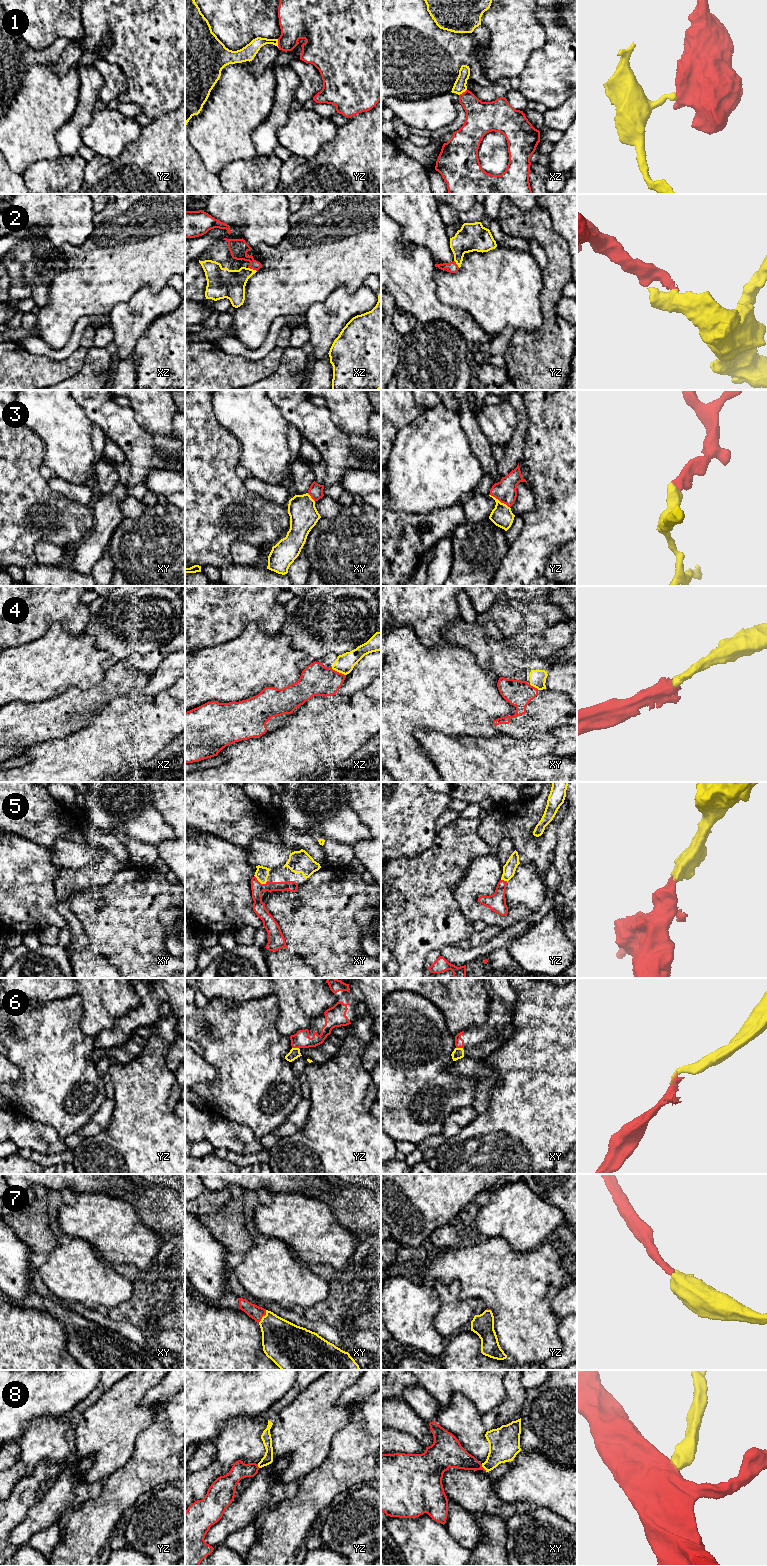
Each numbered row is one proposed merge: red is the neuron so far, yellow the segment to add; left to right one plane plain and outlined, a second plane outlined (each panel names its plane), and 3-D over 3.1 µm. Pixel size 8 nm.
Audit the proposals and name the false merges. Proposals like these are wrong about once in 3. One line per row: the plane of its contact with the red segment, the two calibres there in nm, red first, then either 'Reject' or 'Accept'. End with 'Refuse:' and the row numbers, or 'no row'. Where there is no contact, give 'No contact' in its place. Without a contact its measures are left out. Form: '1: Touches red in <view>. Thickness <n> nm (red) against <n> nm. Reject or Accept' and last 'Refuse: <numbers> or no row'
1: Touches red in yz. Thickness 320 nm (red) against 110 nm. Reject
2: Touches red in xz. Thickness 150 nm (red) against 240 nm. Accept
3: Touches red in yz. Thickness 180 nm (red) against 170 nm. Accept
4: Touches red in xz. Thickness 260 nm (red) against 150 nm. Reject
5: Touches red in xy. Thickness 100 nm (red) against 110 nm. Accept
6: Touches red in yz. Thickness 140 nm (red) against 90 nm. Reject
7: Touches red in xy. Thickness 110 nm (red) against 320 nm. Accept
8: Touches red in xy. Thickness 190 nm (red) against 240 nm. Accept
Refuse: 1, 4, 6

